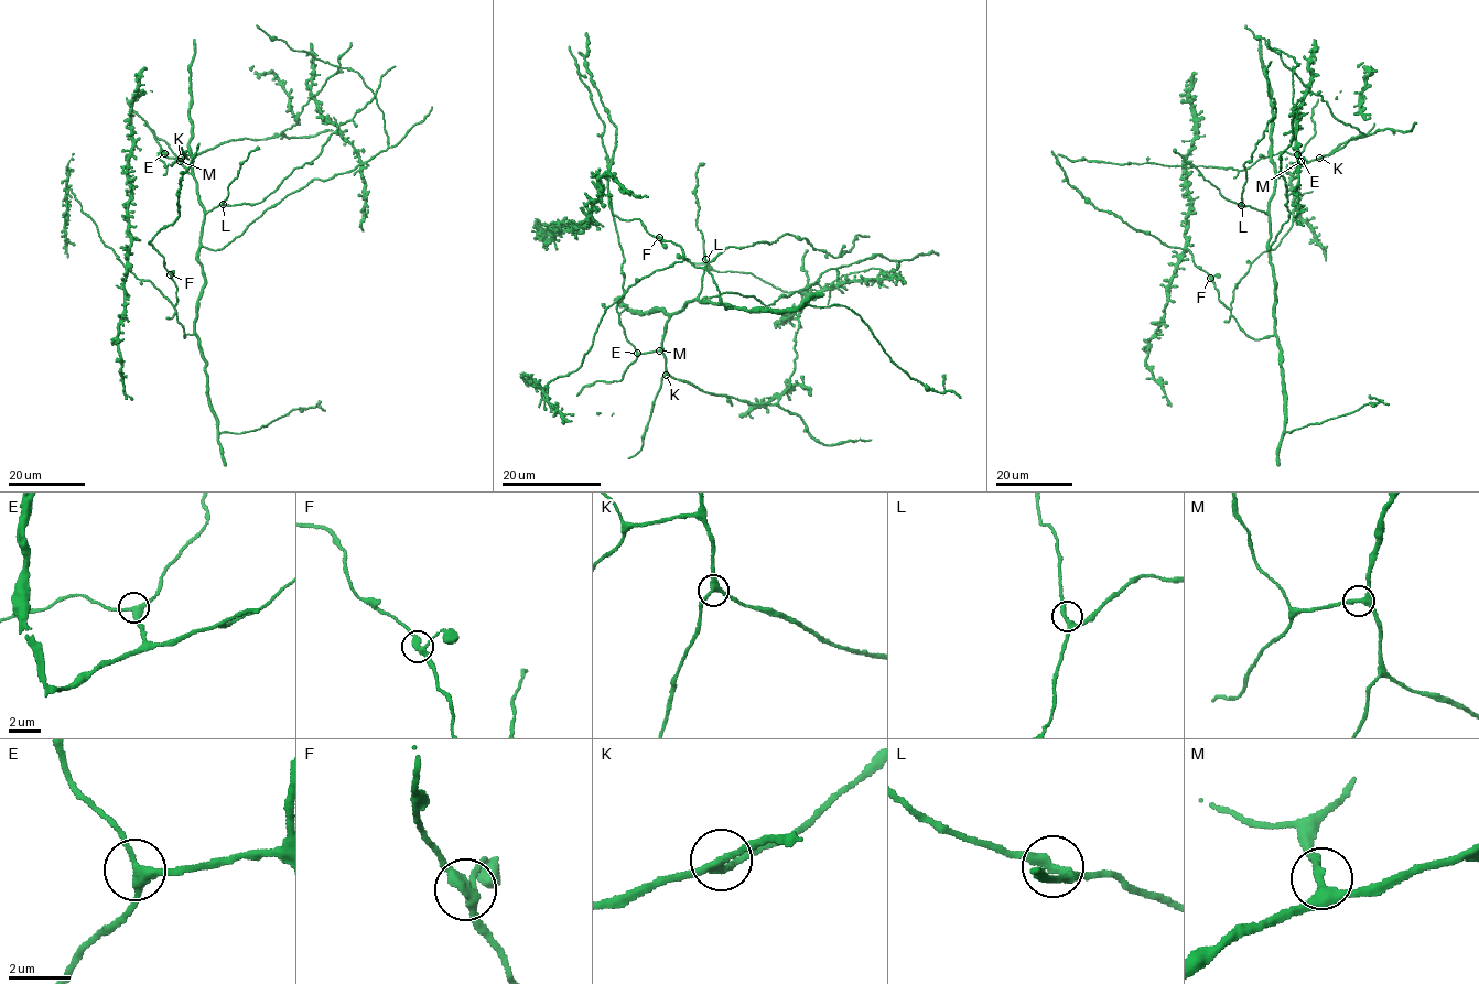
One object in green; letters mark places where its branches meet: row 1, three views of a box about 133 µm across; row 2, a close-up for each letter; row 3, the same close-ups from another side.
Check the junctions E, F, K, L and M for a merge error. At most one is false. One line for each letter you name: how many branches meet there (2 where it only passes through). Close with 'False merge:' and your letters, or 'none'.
False merge: none

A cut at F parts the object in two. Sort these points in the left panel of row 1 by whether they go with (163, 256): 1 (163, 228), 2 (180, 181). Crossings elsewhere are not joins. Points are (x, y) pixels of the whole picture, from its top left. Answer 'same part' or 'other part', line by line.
1: same part
2: same part

